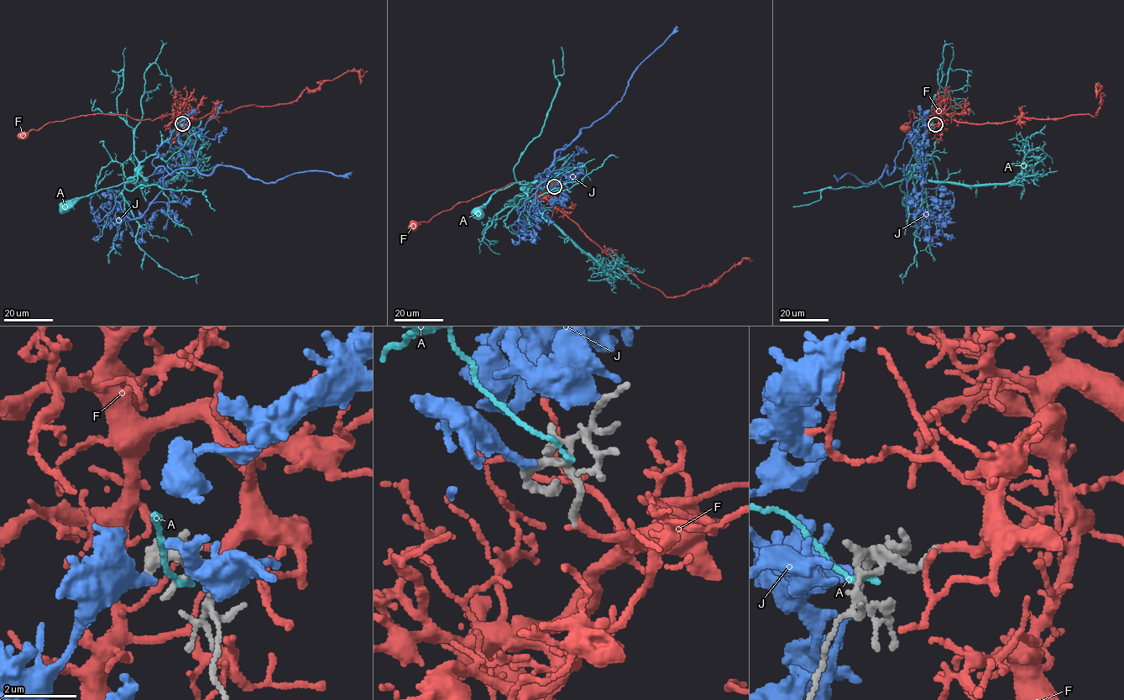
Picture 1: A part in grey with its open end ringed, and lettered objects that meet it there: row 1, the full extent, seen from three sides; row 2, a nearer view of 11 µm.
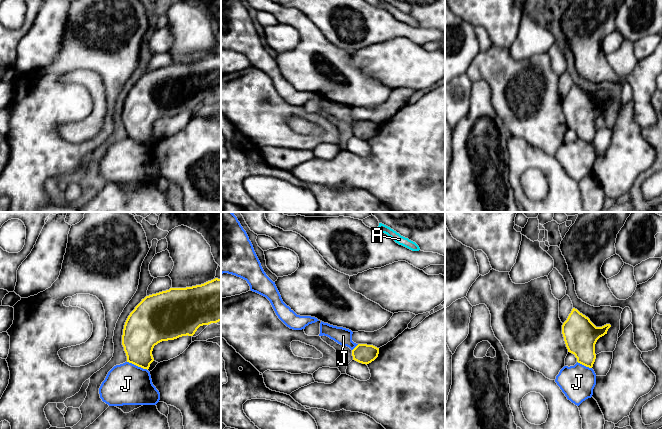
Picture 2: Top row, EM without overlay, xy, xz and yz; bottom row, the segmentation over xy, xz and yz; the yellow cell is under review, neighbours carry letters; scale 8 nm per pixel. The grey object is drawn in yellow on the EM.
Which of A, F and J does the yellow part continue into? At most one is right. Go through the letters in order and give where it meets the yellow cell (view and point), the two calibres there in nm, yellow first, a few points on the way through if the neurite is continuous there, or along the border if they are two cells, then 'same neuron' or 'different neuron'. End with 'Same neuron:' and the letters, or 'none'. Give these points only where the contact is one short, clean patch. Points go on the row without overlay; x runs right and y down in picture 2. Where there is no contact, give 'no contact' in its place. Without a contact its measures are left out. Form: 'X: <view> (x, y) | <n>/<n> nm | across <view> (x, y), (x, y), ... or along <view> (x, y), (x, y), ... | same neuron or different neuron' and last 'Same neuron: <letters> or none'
A: no contact | different neuron
F: no contact | same neuron
J: xy (137, 141) | 280/340 nm | along xy (127, 137), (147, 146) | different neuron
Same neuron: F

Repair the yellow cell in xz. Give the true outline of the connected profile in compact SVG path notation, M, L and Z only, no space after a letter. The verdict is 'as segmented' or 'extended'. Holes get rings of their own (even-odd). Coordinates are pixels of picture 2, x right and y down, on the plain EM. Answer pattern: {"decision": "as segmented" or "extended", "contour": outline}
{"decision": "as segmented", "contour": "M358 120L352 126L353 136L366 141L374 137L378 130L379 124L367 120Z"}

